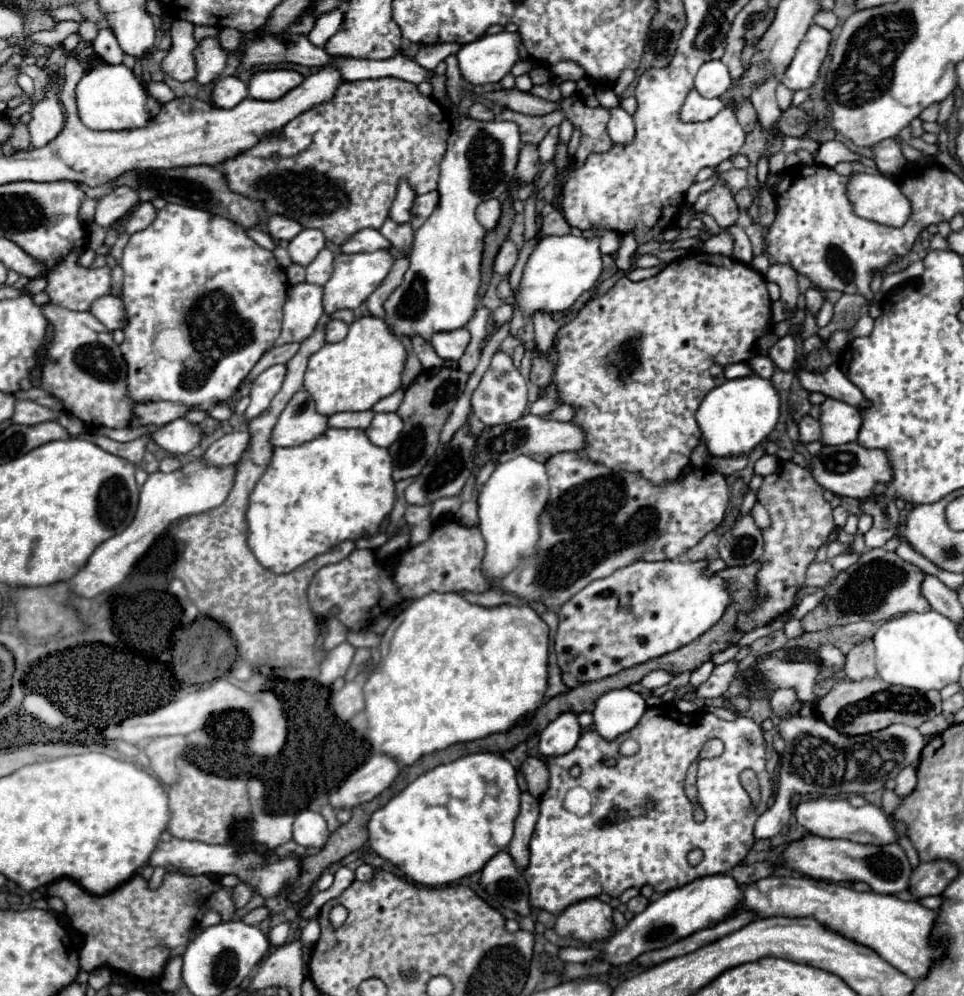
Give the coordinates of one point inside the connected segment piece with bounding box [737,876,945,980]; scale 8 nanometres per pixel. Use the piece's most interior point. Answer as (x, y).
(900, 931)

